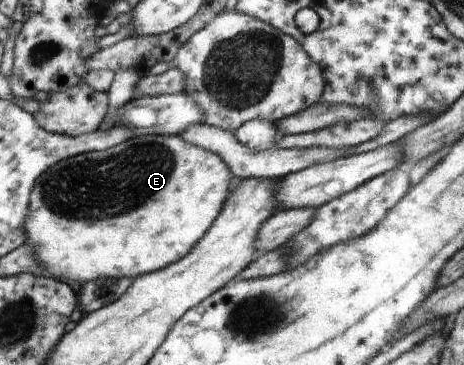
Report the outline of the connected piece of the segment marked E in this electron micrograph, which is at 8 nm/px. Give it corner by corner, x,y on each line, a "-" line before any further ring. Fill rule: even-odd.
142,135
106,150
92,151
59,161
58,164
51,167
51,173
47,173
47,177
43,177
43,181
39,181
39,189
35,189
35,201
31,201
31,213
35,213
35,221
31,221
31,243
27,241
27,245
33,249
37,261
43,265
43,269
47,269
46,275
67,285
73,283
73,285
83,287
89,281
101,278
121,279
121,277
126,277
134,280
136,277
153,273
179,261
193,249
197,241
212,227
217,215
221,213
233,178
231,170
218,155
203,147
189,145
178,135

